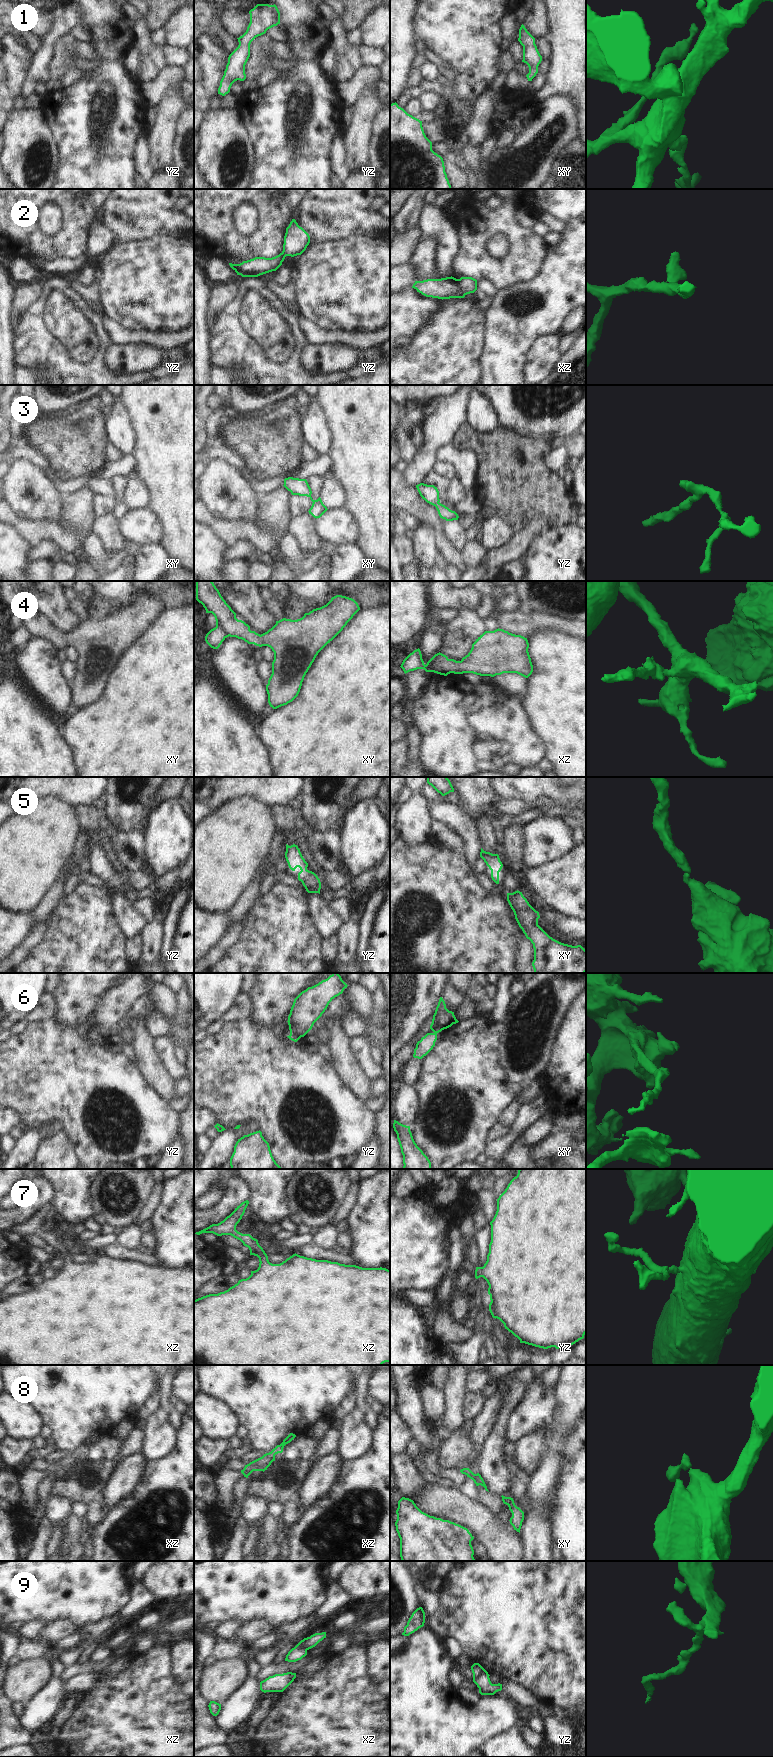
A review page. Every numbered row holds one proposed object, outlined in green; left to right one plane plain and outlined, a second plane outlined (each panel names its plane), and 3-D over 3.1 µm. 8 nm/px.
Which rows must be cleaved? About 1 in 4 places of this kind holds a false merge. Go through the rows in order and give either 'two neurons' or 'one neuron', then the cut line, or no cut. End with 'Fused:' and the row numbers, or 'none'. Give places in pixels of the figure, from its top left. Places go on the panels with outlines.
1: one neuron | no cut
2: one neuron | no cut
3: one neuron | no cut
4: one neuron | no cut
5: one neuron | no cut
6: one neuron | no cut
7: one neuron | no cut
8: one neuron | no cut
9: two neurons | yz (484, 1669), (473, 1680)
Fused: 9

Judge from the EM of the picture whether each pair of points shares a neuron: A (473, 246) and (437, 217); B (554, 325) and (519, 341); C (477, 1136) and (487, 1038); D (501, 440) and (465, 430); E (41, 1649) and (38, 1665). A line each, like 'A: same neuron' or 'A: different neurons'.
A: different neurons
B: same neuron
C: same neuron
D: same neuron
E: different neurons

